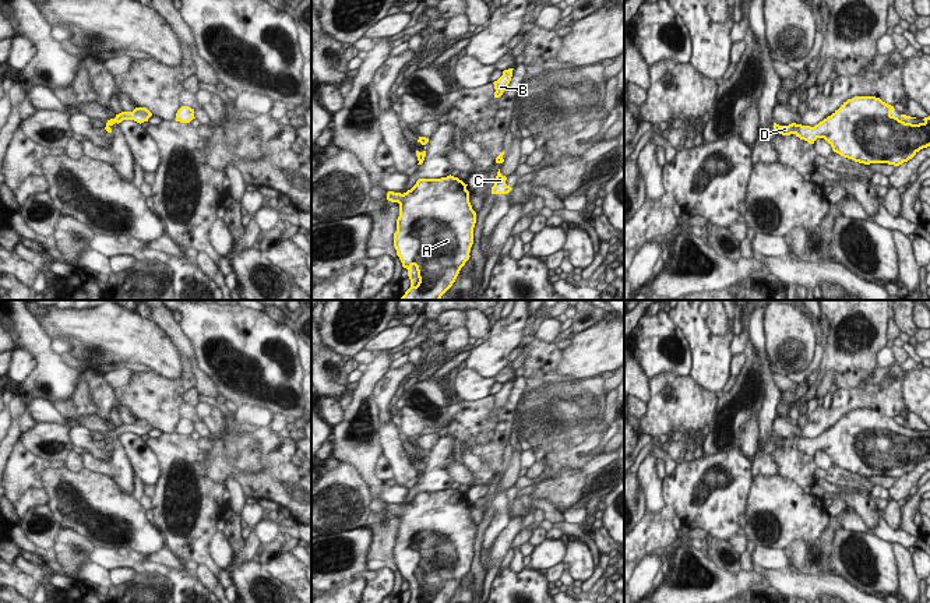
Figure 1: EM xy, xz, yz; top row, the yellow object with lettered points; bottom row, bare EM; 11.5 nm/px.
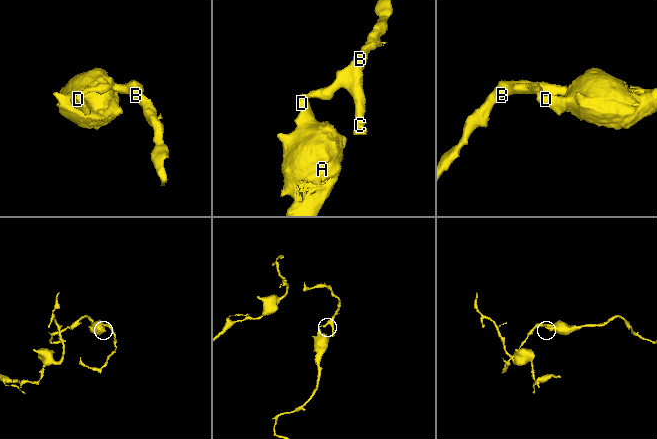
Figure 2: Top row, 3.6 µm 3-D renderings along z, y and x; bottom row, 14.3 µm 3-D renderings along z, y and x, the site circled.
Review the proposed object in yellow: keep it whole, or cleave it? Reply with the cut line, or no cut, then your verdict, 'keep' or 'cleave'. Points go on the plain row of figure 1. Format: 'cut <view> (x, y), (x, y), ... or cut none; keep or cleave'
cut xz (419, 450), (421, 454); cleave

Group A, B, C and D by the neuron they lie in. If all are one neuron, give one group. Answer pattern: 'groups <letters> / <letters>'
groups A D / B C

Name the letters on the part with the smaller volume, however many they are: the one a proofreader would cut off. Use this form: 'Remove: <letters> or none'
Remove: B, C

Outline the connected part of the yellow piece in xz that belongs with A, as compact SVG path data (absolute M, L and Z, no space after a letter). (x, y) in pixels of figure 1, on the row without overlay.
M450 487L441 491L419 491L404 507L387 505L388 514L399 516L394 560L402 579L408 582L408 603L448 603L469 572L476 525L469 515L466 498Z

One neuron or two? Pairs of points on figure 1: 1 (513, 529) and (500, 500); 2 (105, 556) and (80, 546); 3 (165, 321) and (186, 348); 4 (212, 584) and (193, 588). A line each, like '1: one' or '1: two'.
1: two
2: two
3: one
4: two

